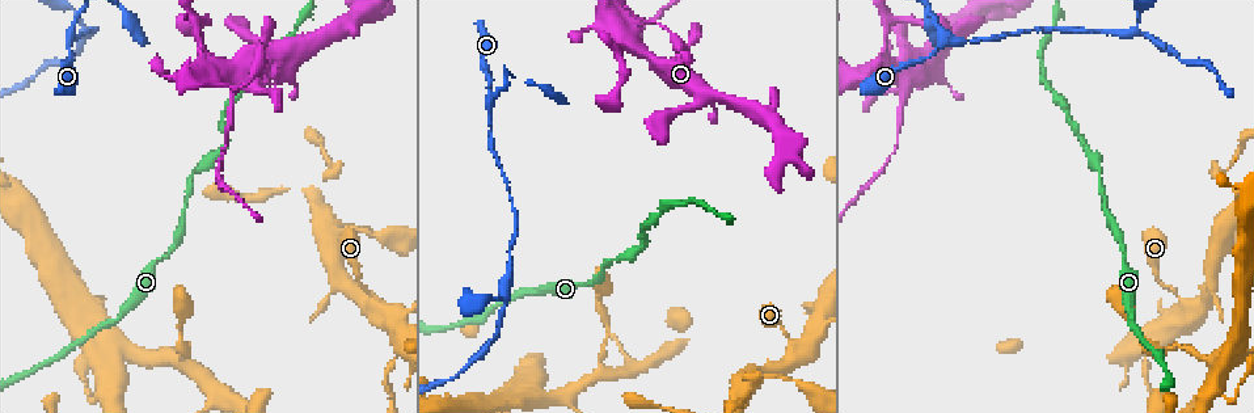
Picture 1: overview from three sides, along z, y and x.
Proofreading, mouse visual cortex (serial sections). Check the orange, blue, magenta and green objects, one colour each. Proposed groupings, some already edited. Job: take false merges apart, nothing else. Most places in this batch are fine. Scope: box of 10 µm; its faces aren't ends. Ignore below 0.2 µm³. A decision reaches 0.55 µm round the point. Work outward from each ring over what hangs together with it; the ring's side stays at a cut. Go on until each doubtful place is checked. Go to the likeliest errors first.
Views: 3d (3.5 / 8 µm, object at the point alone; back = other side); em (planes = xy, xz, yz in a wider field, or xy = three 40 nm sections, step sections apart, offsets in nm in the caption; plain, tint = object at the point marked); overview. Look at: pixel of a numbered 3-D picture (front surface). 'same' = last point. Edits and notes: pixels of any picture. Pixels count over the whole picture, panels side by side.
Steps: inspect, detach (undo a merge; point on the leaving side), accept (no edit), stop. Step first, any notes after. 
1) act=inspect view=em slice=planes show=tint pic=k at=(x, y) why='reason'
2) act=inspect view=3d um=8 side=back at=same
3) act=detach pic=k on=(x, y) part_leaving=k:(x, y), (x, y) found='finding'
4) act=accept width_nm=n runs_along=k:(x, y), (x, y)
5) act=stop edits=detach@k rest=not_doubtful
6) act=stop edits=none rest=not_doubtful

act=inspect view=3d um=3.5 pic=1 at=(903, 91) why='sudden change in width'

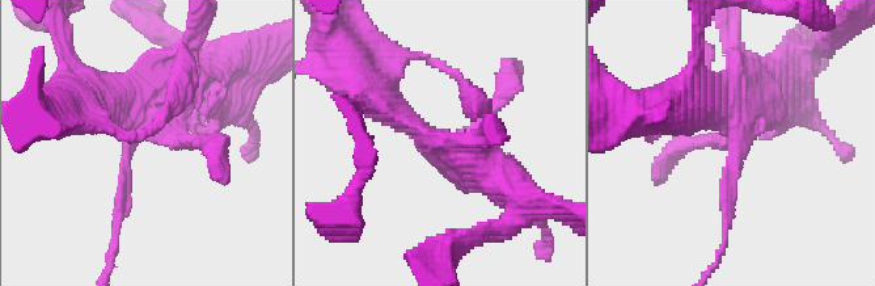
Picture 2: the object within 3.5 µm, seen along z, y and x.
act=inspect view=em slice=xy step=1 show=tint pic=2 at=(739, 138)

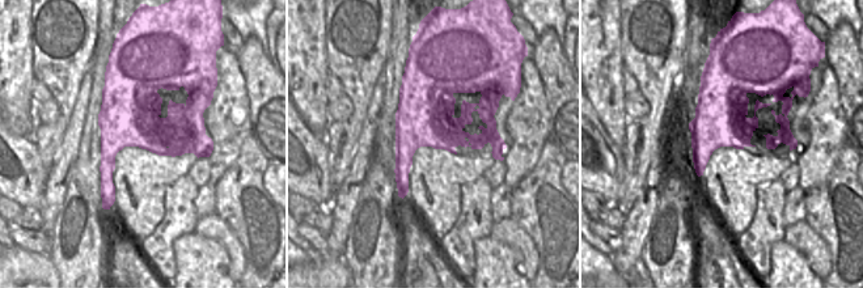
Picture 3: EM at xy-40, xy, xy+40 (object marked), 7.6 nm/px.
act=accept runs_along=2:(181, 79), (125, 147), (117, 224) found='continuous, no second cell'

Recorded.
act=inspect view=3d um=8 pic=1 at=(487, 104) why='a narrow waist'

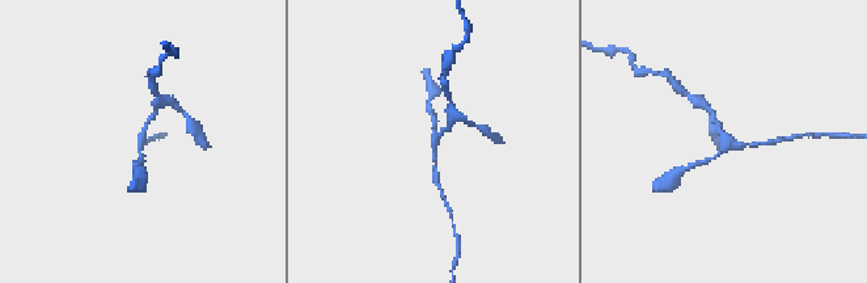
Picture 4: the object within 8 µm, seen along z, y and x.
act=inspect view=em slice=planes show=tint at=same

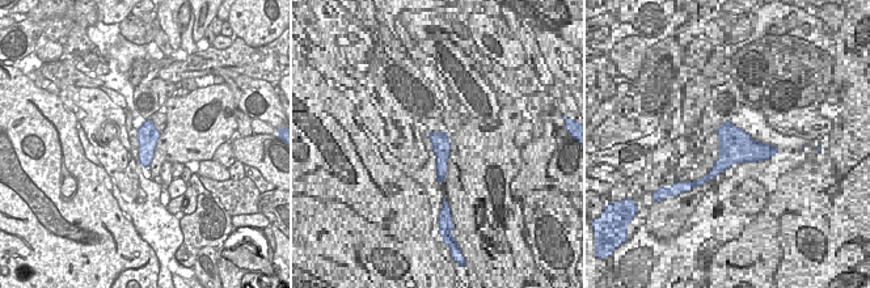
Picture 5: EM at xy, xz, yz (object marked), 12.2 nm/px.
act=accept runs_along=4:(696, 165), (726, 146), (766, 144) found='all the same cell'

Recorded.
act=inspect view=3d um=8 pic=1 at=(87, 34) why='side arm on a straight run'

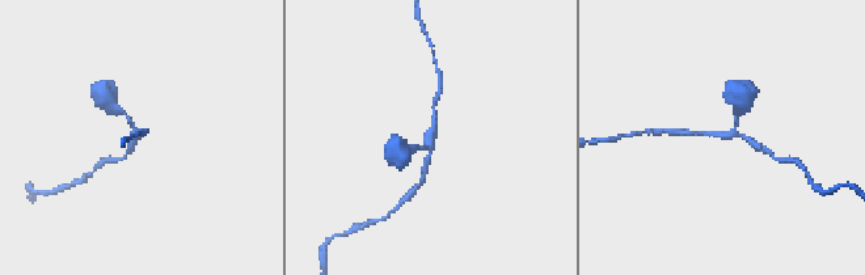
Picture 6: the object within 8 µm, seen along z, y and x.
act=inspect view=em slice=xy step=5 show=tint at=same arms=3 arm_widths_nm=150,150,200 why='shape alone is not enough'

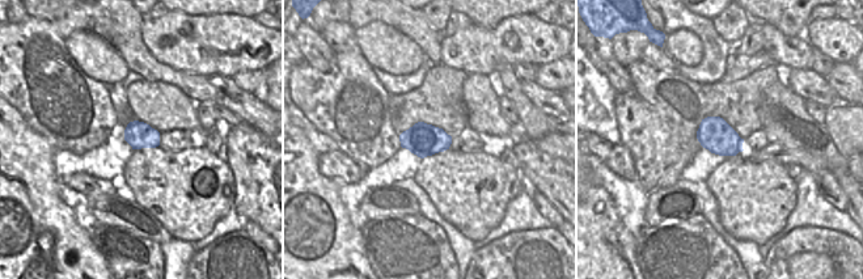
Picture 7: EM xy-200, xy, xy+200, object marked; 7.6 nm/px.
act=accept runs_along=6:(695, 134), (739, 134), (764, 149) found='continuous, no second cell'

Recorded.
act=stop edits=none rest=not_doubtful

